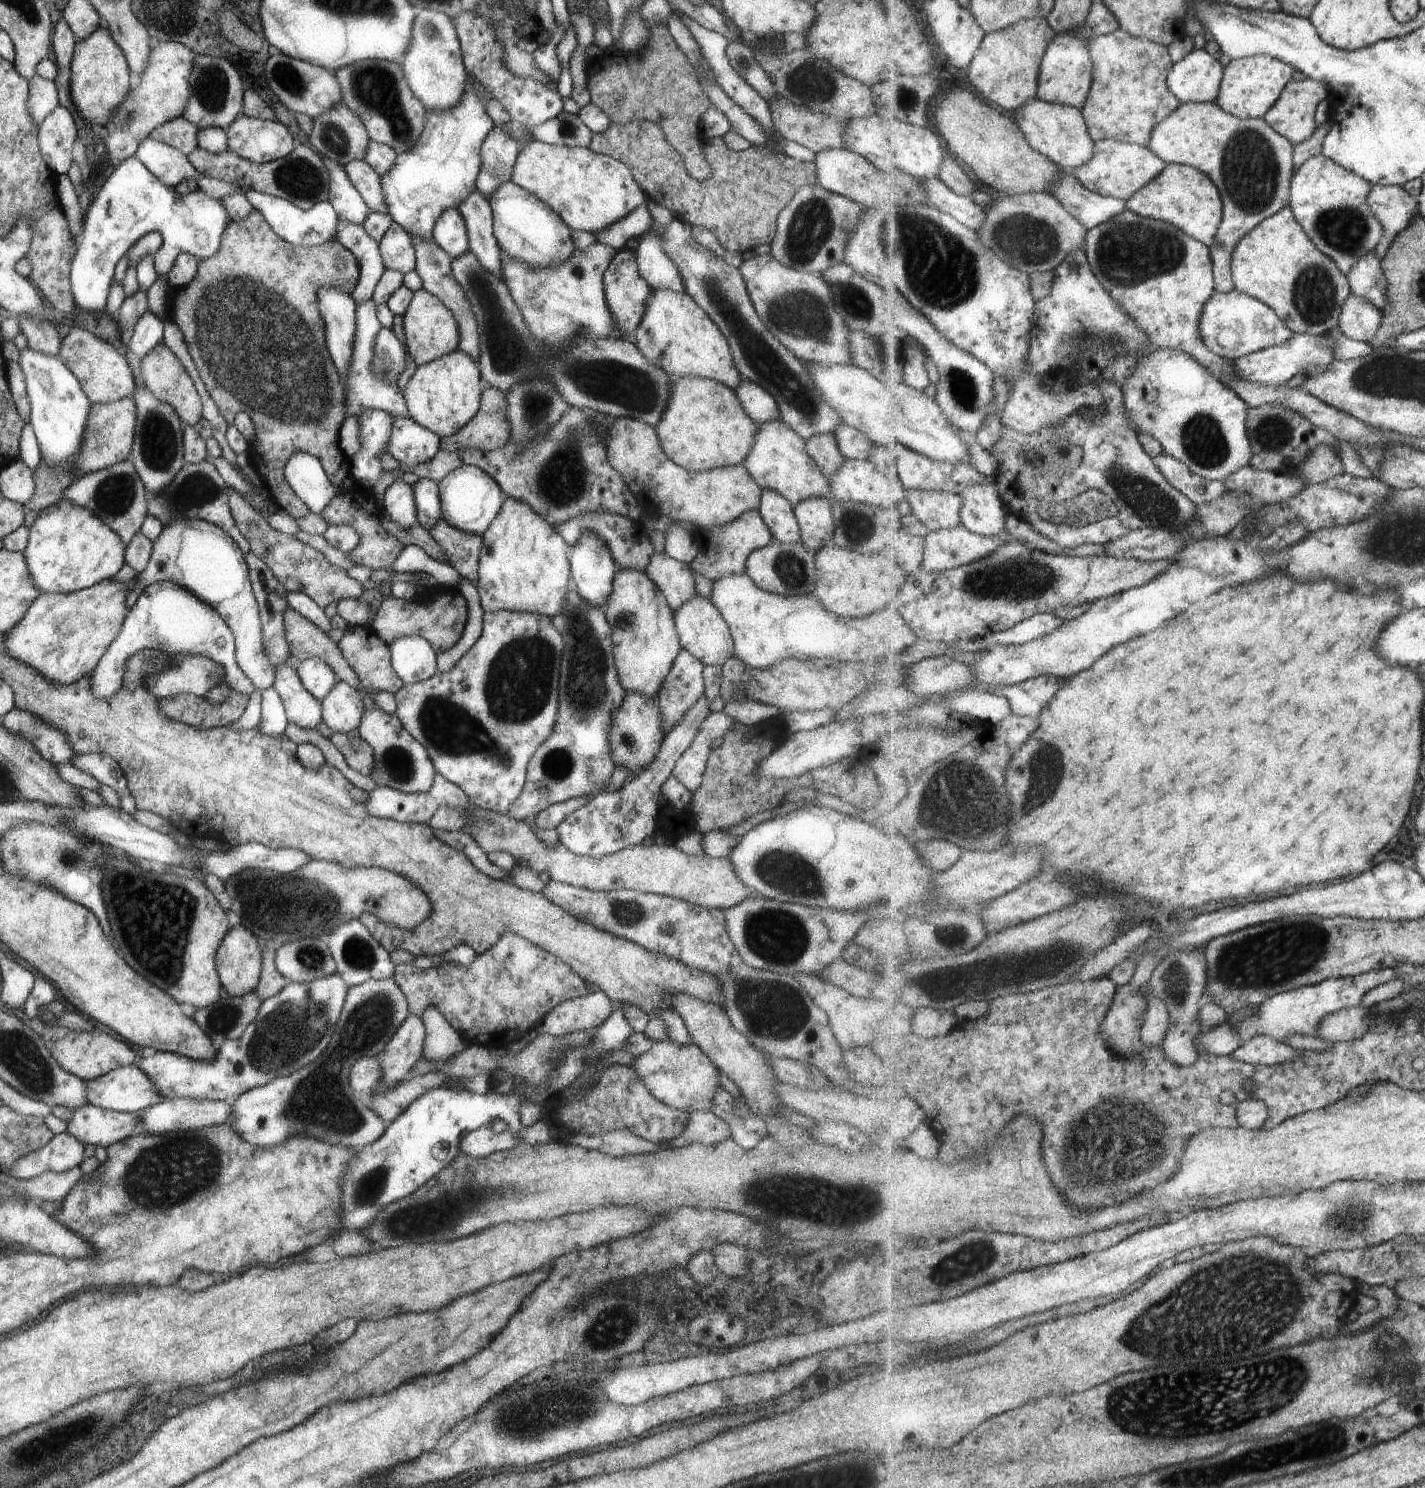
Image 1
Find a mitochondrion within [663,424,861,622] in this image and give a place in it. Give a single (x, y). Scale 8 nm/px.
(790, 568)

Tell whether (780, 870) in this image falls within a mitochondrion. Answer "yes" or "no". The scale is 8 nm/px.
yes

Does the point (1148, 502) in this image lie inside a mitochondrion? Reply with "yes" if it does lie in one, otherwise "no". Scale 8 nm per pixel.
yes

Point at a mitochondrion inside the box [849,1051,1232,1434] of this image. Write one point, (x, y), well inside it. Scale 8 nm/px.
(1119, 1151)

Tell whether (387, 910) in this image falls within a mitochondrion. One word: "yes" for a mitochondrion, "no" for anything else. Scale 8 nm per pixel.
no

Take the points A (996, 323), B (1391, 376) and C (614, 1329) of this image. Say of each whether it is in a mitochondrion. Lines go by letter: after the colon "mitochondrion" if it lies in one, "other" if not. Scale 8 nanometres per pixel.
A: other
B: mitochondrion
C: mitochondrion

